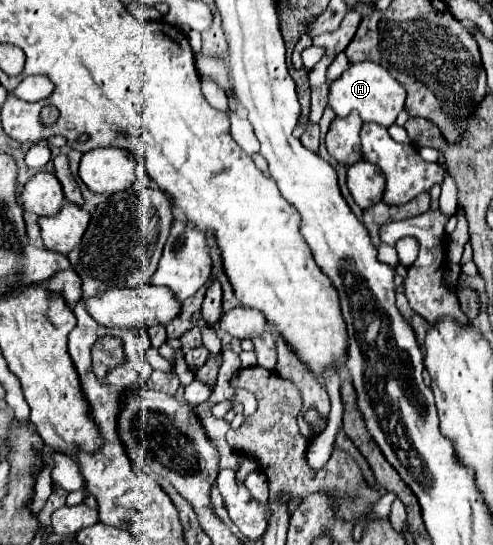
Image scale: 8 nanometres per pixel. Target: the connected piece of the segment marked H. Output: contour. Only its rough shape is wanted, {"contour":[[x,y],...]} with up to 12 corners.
{"contour":[[373,61],[331,83],[329,107],[383,127],[405,105],[403,85]]}

